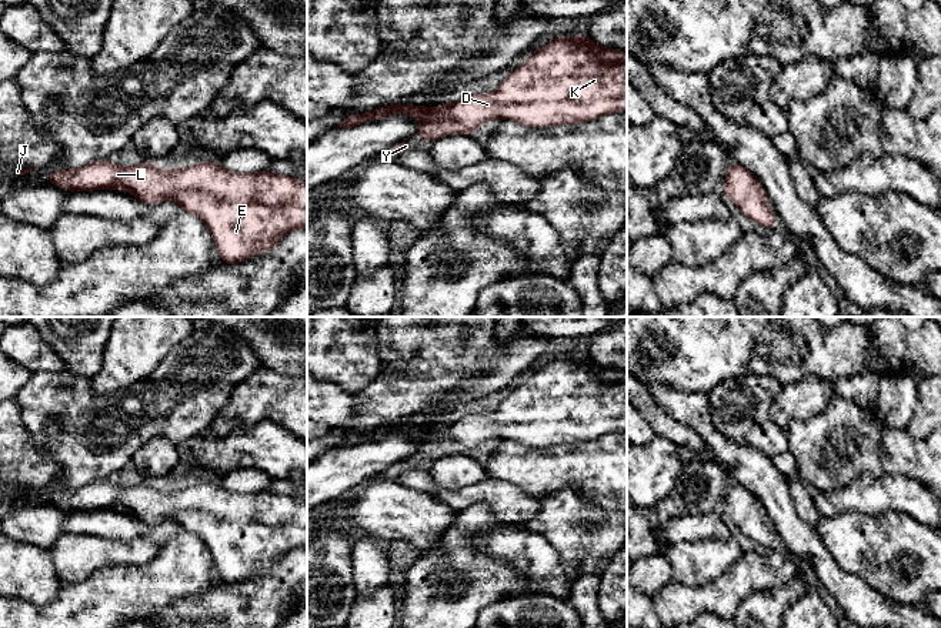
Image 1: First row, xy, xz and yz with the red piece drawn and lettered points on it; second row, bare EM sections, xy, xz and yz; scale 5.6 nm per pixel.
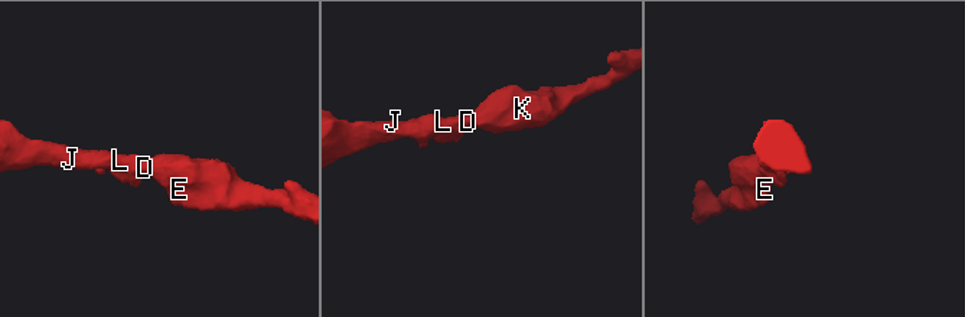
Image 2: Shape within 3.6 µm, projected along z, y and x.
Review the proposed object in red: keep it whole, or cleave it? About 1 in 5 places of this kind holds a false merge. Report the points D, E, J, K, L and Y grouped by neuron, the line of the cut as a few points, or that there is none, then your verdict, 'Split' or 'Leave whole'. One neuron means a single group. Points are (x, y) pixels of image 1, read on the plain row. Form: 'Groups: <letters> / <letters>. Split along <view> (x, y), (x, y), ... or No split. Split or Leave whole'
Groups: D E J K L Y. No split. Leave whole

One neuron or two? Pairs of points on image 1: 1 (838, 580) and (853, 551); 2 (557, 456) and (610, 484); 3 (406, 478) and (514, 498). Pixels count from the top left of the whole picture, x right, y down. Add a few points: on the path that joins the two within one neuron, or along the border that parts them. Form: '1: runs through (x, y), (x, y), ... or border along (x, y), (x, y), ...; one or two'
1: border along (823, 543), (840, 567), (858, 575), (871, 588); two
2: runs through (570, 466), (593, 467), (597, 471); one
3: runs through (433, 490), (443, 495), (487, 495); one

